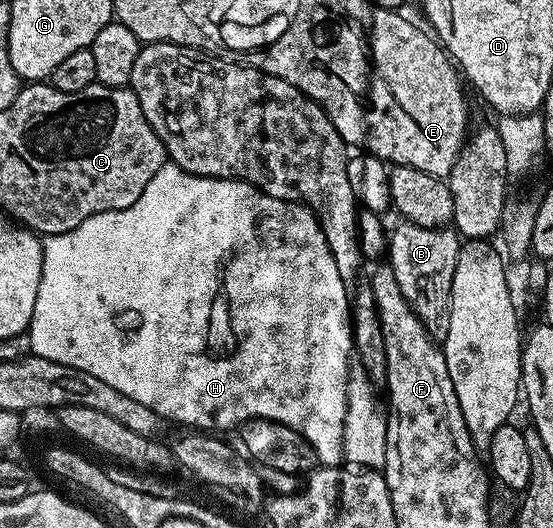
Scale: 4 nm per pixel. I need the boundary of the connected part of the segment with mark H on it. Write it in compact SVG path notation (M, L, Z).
M166 163L162 169L155 171L155 179L151 179L151 183L147 183L147 191L143 191L143 195L139 195L139 199L135 199L135 203L131 203L131 207L88 217L83 224L71 231L46 236L41 246L41 254L43 255L43 275L39 279L39 295L35 295L35 311L27 330L32 356L51 359L55 363L63 363L67 367L79 367L79 371L87 371L91 375L103 379L103 383L107 383L107 387L115 387L115 391L123 391L123 395L137 400L138 403L143 403L143 407L151 407L151 411L155 411L157 416L166 422L178 421L179 424L185 425L181 427L192 427L197 431L221 431L217 429L229 429L232 425L240 427L251 417L262 417L264 421L283 423L287 427L291 427L291 431L303 435L303 439L307 439L307 443L311 443L311 447L317 452L318 460L322 466L340 466L344 462L341 461L344 457L350 461L346 462L353 467L380 470L384 466L387 417L382 406L381 409L377 406L377 397L373 394L374 382L369 380L368 373L361 366L361 360L357 358L357 349L353 345L353 323L349 316L347 291L343 291L343 279L335 267L331 247L327 247L327 239L319 227L317 217L306 205L299 201L275 199L271 195L259 191L254 185L247 184L246 181L239 181L232 177L200 177L194 173L183 171L178 165Z

